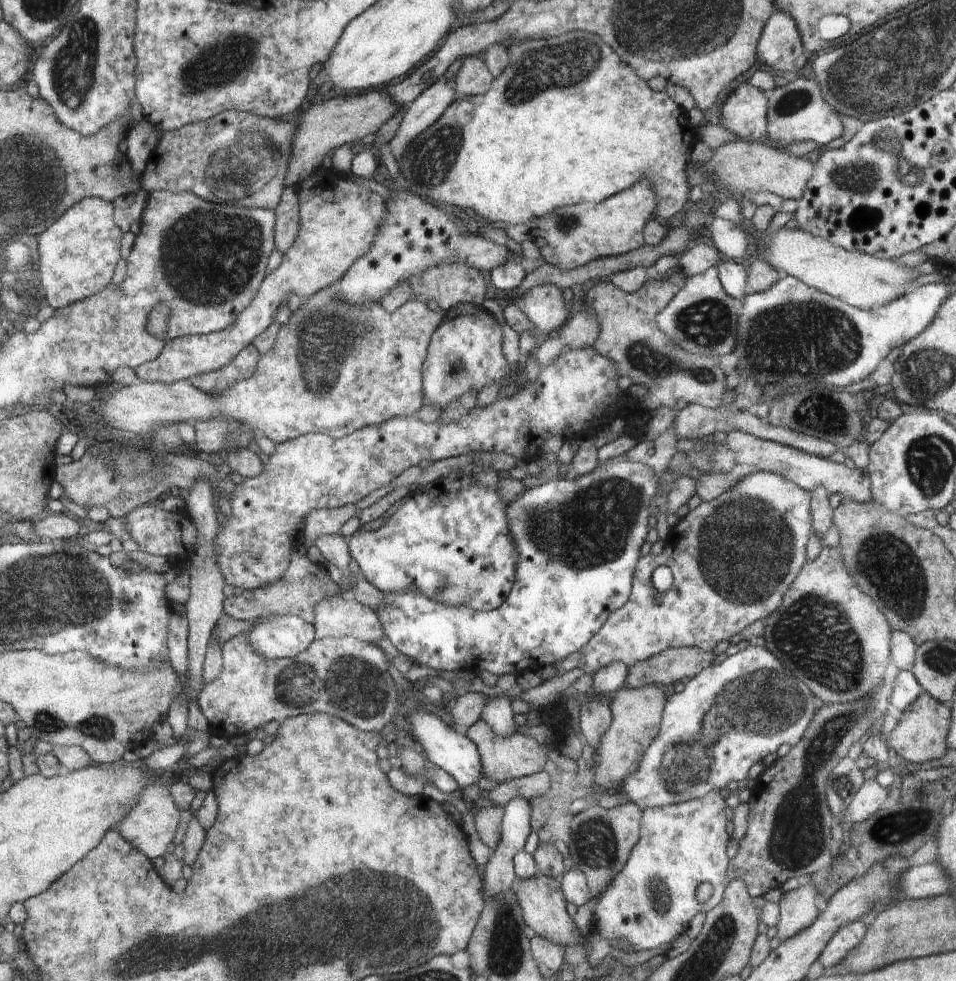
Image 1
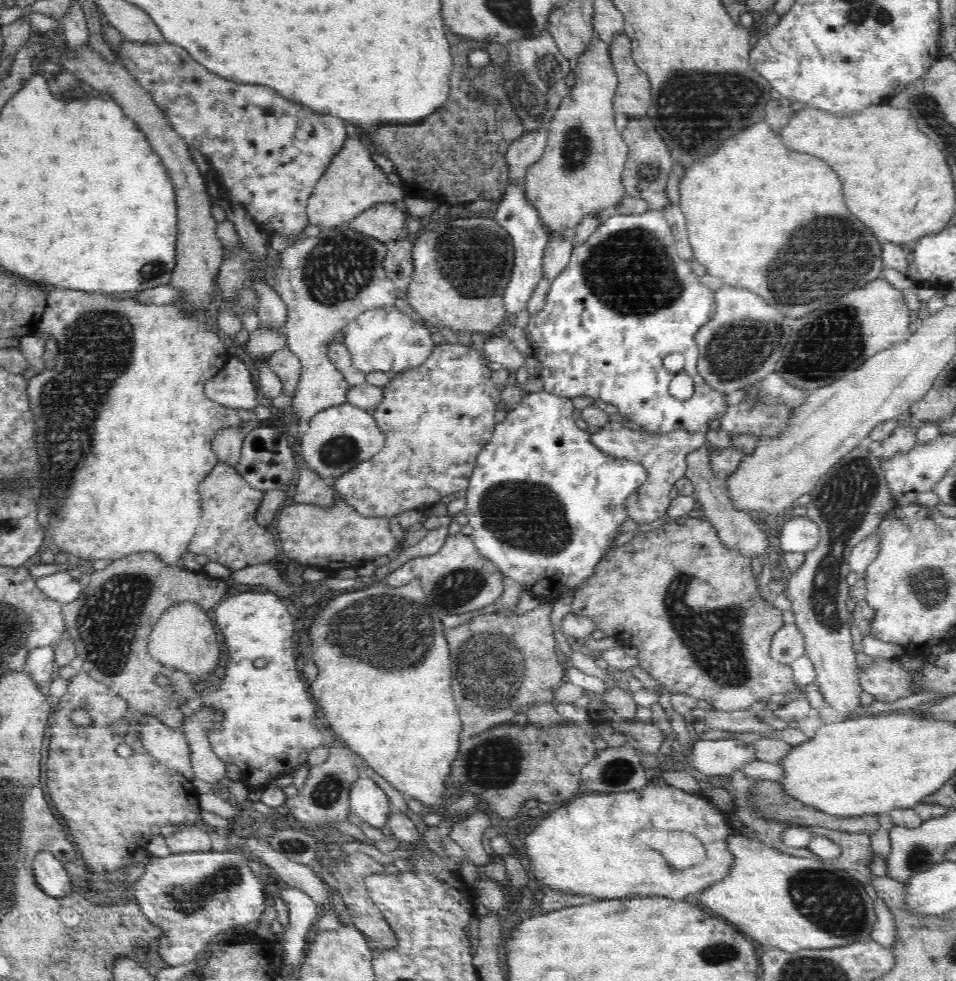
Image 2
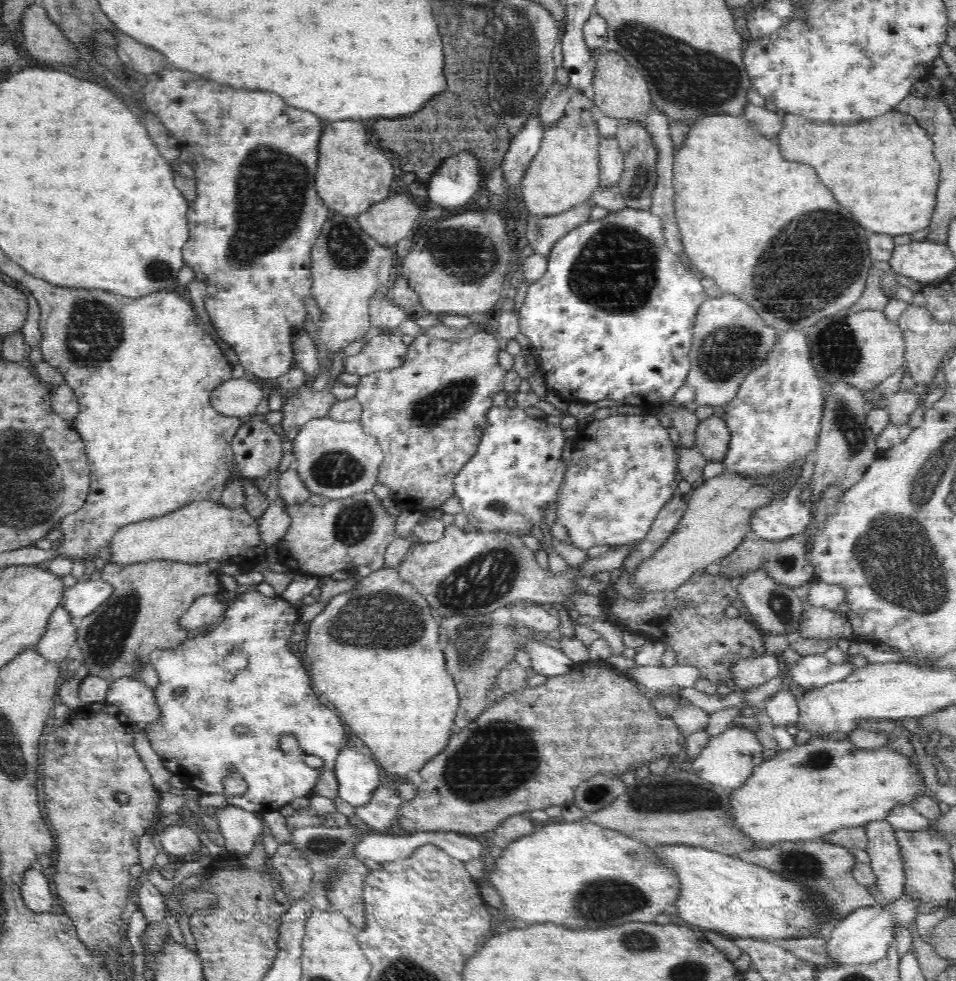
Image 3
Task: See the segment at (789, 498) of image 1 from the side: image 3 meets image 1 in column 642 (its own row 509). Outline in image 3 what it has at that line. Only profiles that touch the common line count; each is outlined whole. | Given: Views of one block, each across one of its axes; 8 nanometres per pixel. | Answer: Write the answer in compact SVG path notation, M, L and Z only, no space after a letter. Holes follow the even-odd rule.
M617 413L606 419L597 419L587 424L584 428L578 429L579 435L574 440L572 458L570 458L570 470L566 470L565 482L561 486L560 498L556 505L558 524L566 527L568 538L573 545L580 550L588 550L590 546L596 544L609 544L615 547L628 542L642 541L650 531L654 520L657 517L658 511L672 498L677 492L677 482L675 470L678 468L681 452L679 447L670 439L668 428L664 428L656 417L652 417L649 413L641 413L639 415L622 415Z

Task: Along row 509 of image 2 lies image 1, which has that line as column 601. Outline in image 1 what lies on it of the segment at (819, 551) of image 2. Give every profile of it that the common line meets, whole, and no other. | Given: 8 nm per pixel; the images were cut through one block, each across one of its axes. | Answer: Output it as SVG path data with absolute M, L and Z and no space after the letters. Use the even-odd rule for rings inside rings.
M626 802L612 808L590 805L578 812L570 820L570 842L568 842L569 856L574 867L586 876L592 900L582 907L573 916L579 931L590 933L592 931L593 912L597 898L602 890L610 885L626 864L632 848L640 838L640 818L642 812L633 802Z

